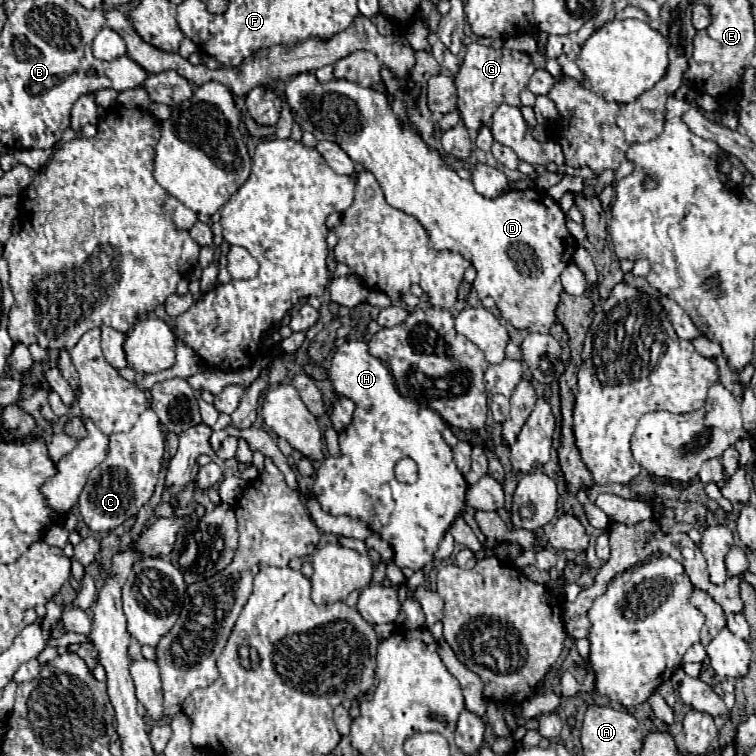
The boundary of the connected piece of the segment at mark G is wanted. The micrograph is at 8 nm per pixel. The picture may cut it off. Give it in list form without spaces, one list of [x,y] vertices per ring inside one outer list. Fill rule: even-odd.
[[[472,43],[466,51],[466,57],[462,61],[460,73],[456,75],[456,89],[458,89],[458,113],[462,117],[462,123],[468,129],[480,131],[486,123],[490,123],[494,111],[502,105],[516,105],[520,107],[518,93],[528,85],[534,65],[530,61],[530,55],[510,49],[492,49],[480,43]]]

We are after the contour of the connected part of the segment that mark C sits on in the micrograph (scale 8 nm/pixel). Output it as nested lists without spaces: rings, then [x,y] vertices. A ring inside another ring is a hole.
[[[146,409],[130,431],[114,433],[108,437],[108,441],[110,445],[106,459],[102,461],[102,465],[90,471],[88,483],[84,485],[78,499],[78,511],[84,523],[94,533],[110,531],[138,513],[138,509],[150,499],[156,487],[164,457],[164,437],[160,431],[160,421],[152,409]]]

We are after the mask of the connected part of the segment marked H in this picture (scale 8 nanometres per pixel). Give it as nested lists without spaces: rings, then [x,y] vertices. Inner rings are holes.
[[[346,341],[336,349],[330,369],[330,381],[334,383],[334,391],[338,395],[344,395],[356,403],[356,411],[352,425],[348,425],[338,435],[342,455],[326,457],[316,471],[314,495],[326,513],[362,519],[374,533],[388,541],[394,549],[394,561],[400,569],[422,569],[426,563],[434,561],[438,543],[442,541],[452,521],[462,515],[466,507],[464,497],[468,483],[454,465],[452,449],[442,439],[442,429],[446,429],[446,423],[436,411],[420,407],[416,401],[402,397],[394,387],[390,369],[368,353],[368,345],[364,341]],[[402,457],[410,457],[418,463],[418,481],[414,485],[406,485],[394,479],[394,465]]]

